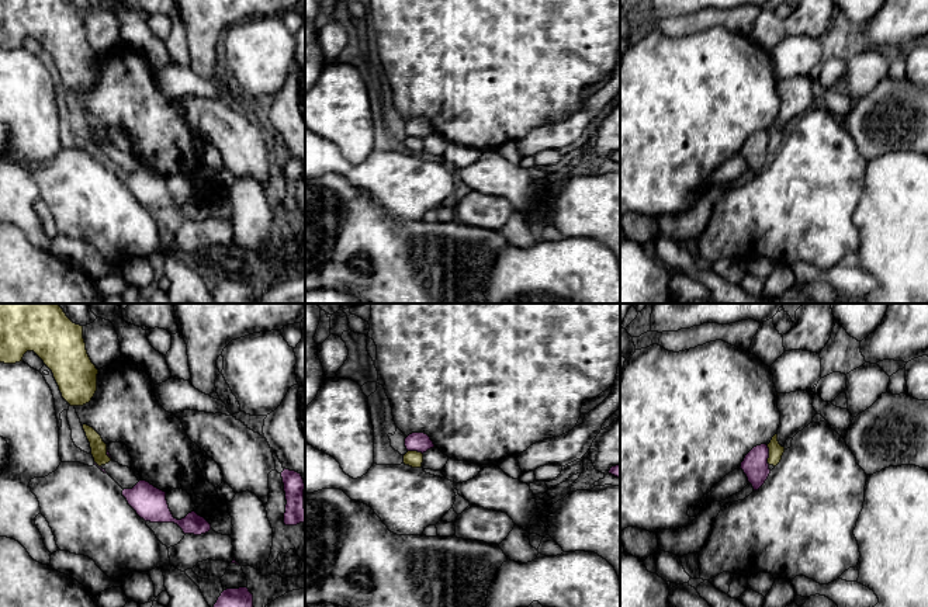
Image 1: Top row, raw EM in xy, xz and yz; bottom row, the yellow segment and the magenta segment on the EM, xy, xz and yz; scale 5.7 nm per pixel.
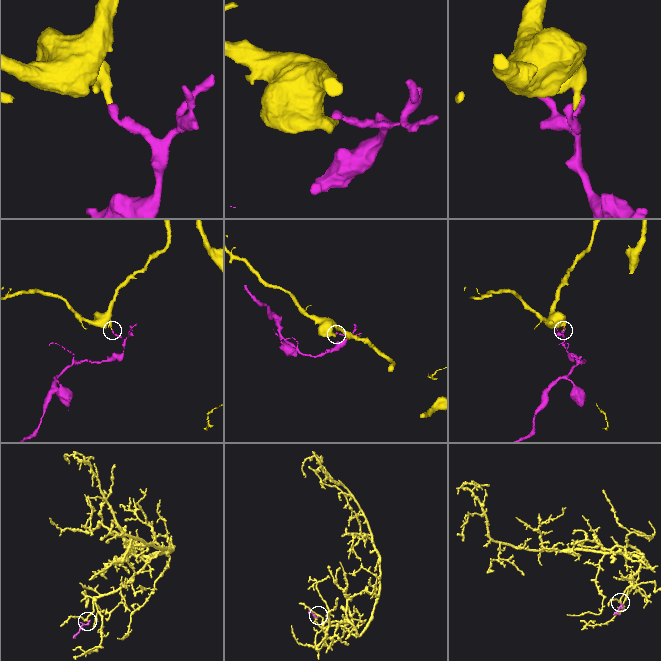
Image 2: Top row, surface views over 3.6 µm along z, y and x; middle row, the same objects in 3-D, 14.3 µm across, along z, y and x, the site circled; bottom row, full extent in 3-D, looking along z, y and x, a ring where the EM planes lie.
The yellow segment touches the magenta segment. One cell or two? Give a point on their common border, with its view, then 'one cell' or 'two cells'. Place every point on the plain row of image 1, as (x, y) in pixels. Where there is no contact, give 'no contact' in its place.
meets yellow in yz at (769, 141); two cells

